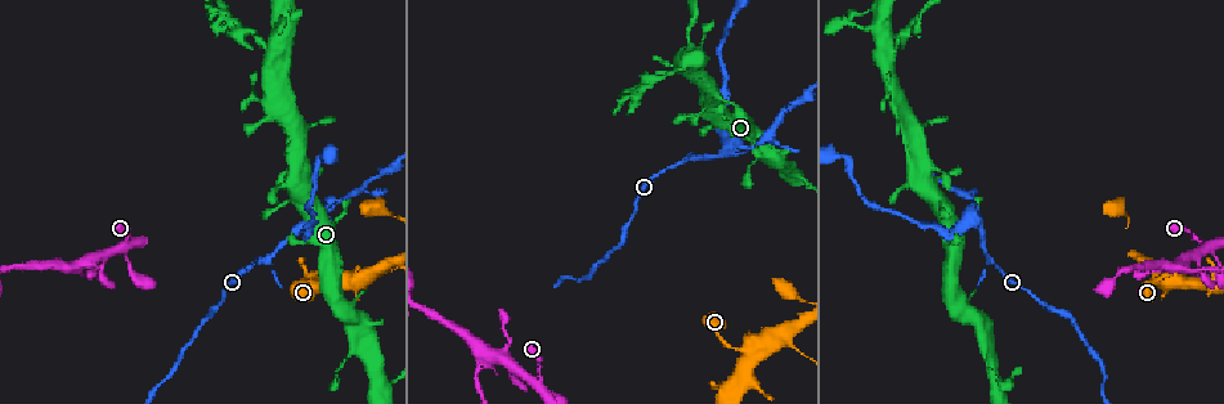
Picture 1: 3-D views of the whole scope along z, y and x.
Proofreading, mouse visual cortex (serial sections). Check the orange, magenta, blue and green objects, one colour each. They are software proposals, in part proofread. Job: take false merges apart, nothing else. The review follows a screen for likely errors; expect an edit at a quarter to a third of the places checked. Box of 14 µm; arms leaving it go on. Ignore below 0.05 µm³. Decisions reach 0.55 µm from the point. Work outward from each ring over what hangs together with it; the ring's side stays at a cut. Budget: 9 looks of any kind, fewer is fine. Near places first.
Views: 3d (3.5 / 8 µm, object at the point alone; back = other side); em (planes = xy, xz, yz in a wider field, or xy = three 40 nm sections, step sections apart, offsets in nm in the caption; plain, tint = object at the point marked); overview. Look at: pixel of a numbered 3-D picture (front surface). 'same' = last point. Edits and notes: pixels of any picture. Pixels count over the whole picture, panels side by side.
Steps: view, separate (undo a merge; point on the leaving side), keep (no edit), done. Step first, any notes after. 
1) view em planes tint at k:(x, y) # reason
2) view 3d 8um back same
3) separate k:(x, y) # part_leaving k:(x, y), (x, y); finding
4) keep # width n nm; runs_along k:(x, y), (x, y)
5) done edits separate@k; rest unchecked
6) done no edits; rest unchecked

view 3d 3.5um at 1:(728, 150) # two arms in line, one across

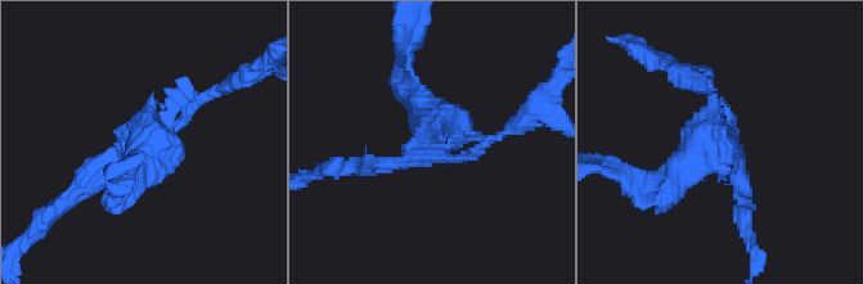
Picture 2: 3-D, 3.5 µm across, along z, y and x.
view em xy step 2 tint at 2:(434, 143) # now the EM

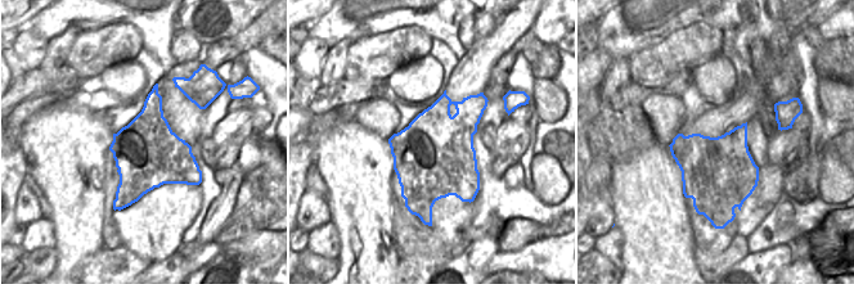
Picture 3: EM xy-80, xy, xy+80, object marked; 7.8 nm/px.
separate 2:(176, 148) # part_leaving 2:(732, 153), (705, 142), (652, 189); two cells meet here

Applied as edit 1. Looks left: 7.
view 3d 3.5um at 1:(891, 52)

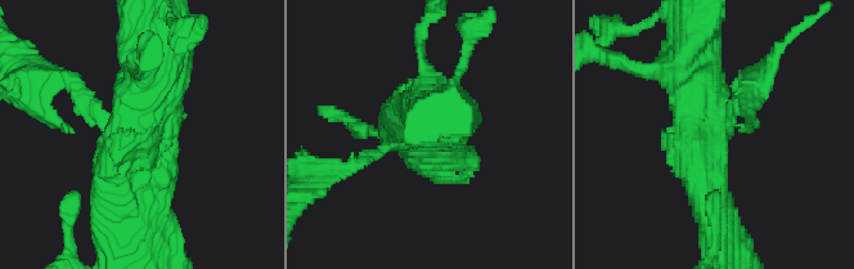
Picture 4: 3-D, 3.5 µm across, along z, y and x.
view em xy step 1 tint at 4:(718, 141) # shape alone is not enough

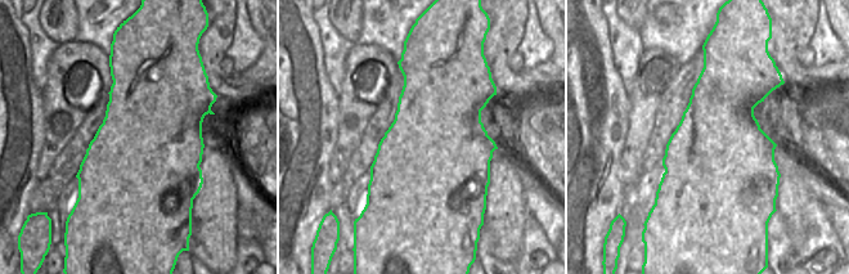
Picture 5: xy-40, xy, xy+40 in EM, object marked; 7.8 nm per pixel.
separate 4:(77, 86) # width 900 nm; part_leaving 4:(102, 122), (66, 80), (35, 76); two cells meet here

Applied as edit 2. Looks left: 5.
view overview # see it whole again

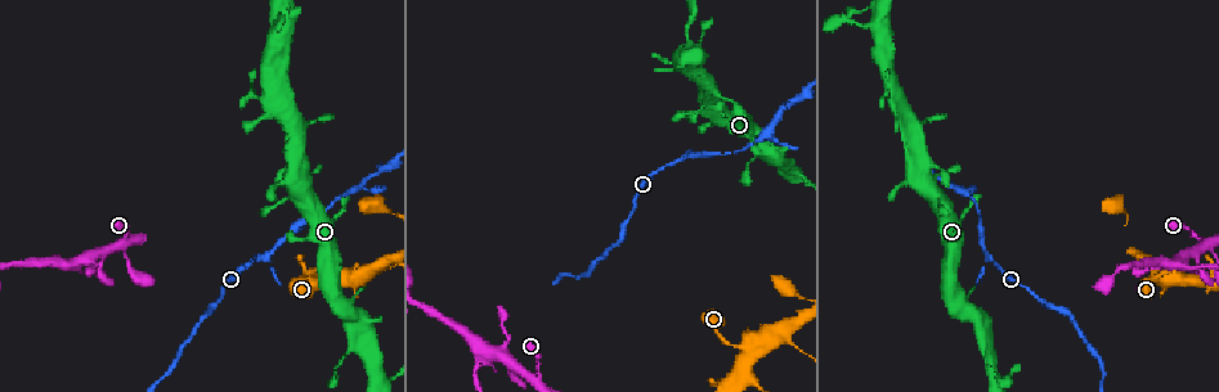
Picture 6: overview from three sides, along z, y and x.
view 3d 3.5um at 6:(797, 349) # calibre changes

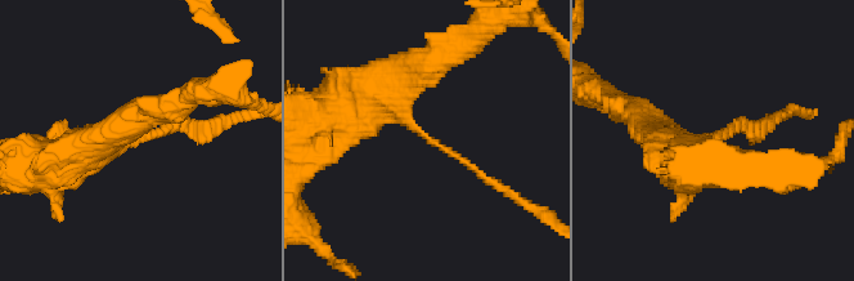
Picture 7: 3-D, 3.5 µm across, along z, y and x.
view em planes tint at 7:(428, 139)

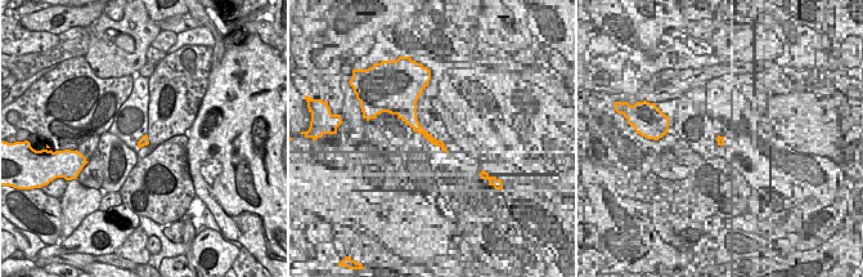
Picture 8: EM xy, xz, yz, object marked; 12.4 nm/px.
separate 7:(210, 128) # a second cell is stuck on

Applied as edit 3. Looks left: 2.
view 3d 3.5um at 6:(121, 242) # four or more arms meet

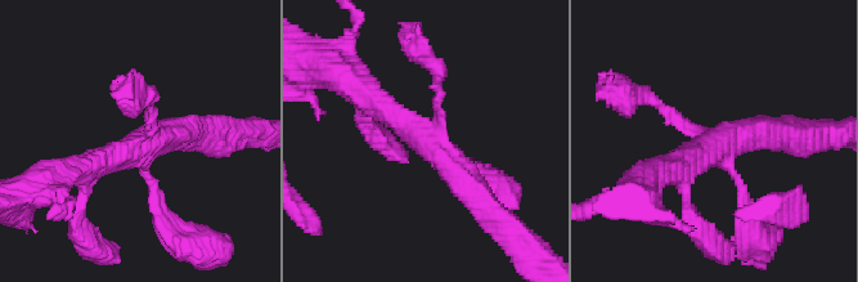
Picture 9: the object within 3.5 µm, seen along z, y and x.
keep # arm_widths 150, 150, 300, 350 nm; runs_along 9:(148, 98), (133, 150), (70, 169); one cell here

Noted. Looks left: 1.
done edits separate@2, separate@4, separate@7; rest unchecked

